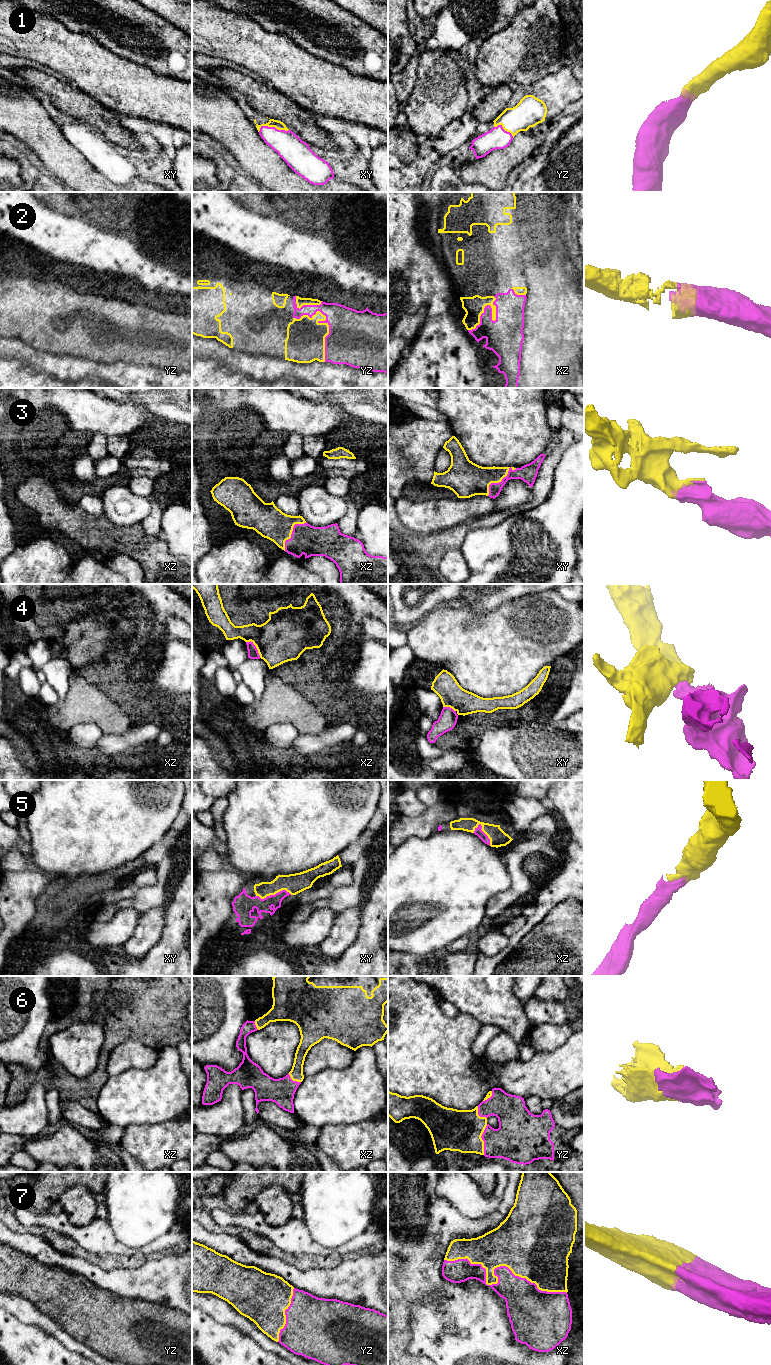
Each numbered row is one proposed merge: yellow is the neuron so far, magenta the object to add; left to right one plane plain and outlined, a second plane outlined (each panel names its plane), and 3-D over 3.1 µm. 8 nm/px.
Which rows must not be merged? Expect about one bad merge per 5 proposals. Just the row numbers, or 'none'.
4

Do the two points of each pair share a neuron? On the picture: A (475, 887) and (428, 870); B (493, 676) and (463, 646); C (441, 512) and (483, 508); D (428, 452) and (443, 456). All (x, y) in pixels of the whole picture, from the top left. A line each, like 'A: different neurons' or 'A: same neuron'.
A: same neuron
B: same neuron
C: same neuron
D: different neurons

